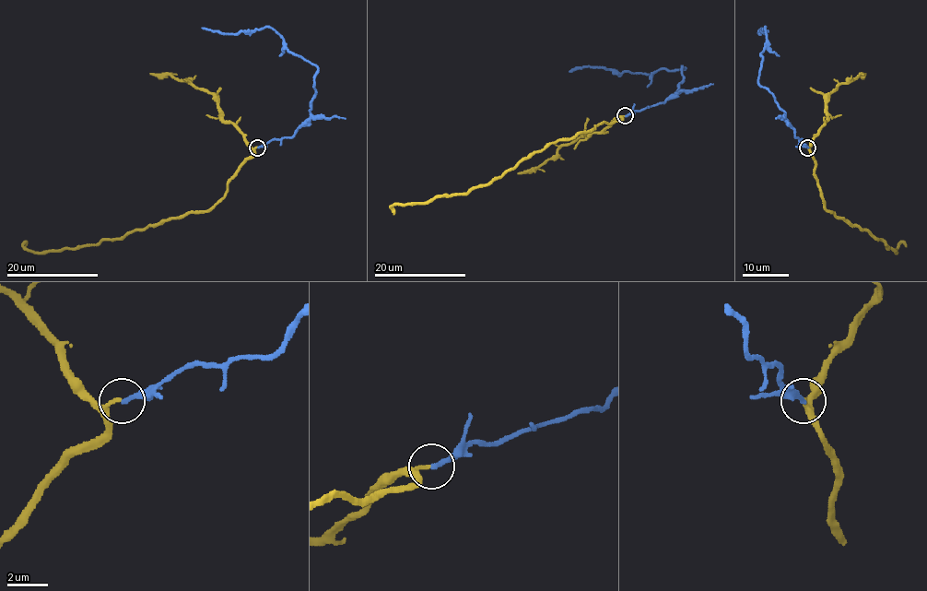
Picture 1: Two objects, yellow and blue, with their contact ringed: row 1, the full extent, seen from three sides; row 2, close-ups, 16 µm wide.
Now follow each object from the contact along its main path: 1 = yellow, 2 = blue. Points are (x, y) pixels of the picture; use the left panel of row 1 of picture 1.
1: (257, 147), (228, 182), (224, 195), (205, 212), (162, 219), (98, 243), (55, 252), (30, 252), (26, 246)
2: (257, 147), (272, 139), (290, 137), (310, 116), (317, 67), (293, 54), (269, 27), (234, 34), (201, 27)

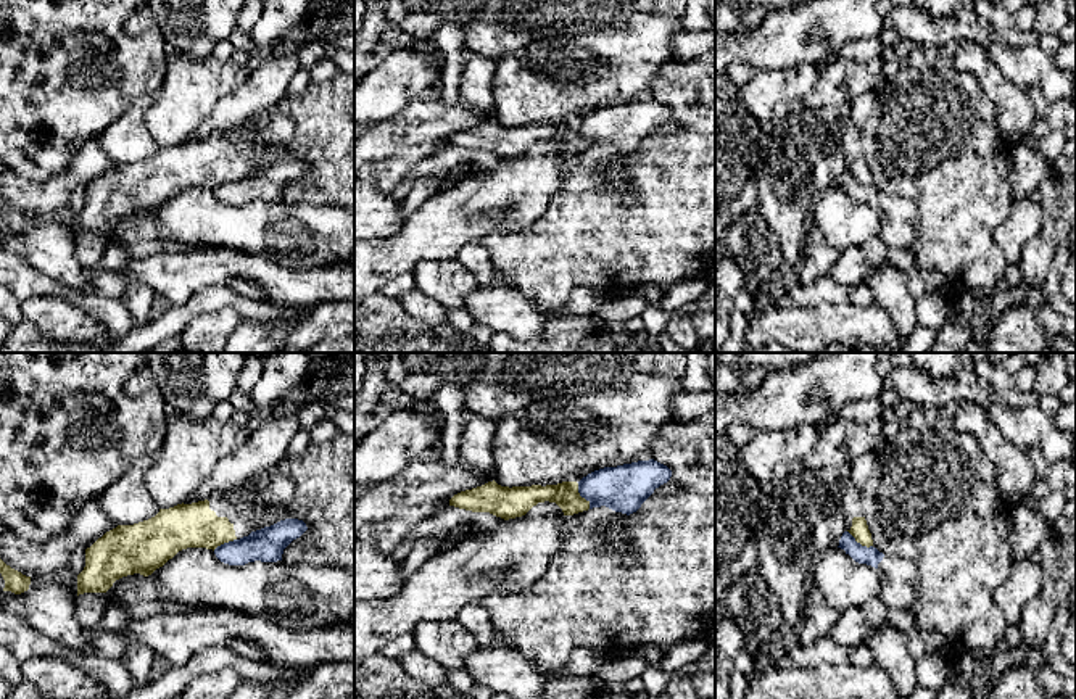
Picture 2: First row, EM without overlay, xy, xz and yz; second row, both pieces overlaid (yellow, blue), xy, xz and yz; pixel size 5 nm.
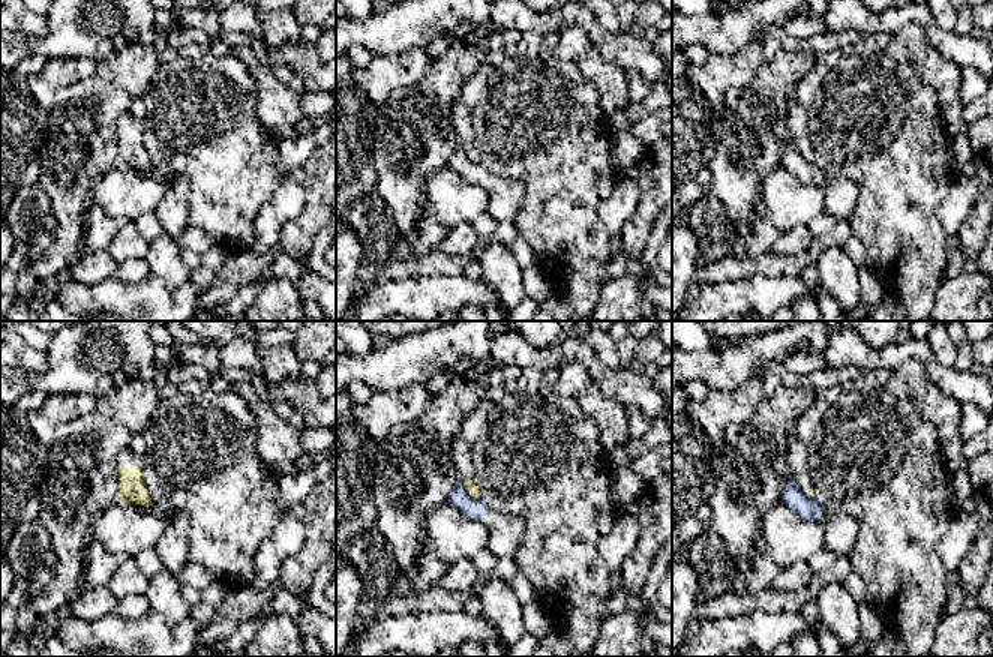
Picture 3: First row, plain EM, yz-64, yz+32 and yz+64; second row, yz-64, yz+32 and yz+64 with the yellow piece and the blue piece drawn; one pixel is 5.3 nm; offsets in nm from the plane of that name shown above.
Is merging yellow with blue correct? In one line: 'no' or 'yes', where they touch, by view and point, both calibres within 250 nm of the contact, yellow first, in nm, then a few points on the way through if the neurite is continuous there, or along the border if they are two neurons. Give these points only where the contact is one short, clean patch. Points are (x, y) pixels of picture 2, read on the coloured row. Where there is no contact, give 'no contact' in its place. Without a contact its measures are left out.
no; meets yellow in xz at (580, 496); 130 nm thick on the yellow side, 240 nm on the other; border along xz (577, 483), (577, 492), (590, 508)

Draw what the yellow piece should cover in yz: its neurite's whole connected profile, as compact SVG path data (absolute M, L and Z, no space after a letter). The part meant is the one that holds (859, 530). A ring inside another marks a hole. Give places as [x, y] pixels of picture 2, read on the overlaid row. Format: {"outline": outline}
{"outline": "M852 480L846 482L841 491L841 509L847 531L862 546L873 546L871 533L865 520L865 509L862 504L862 490Z"}

